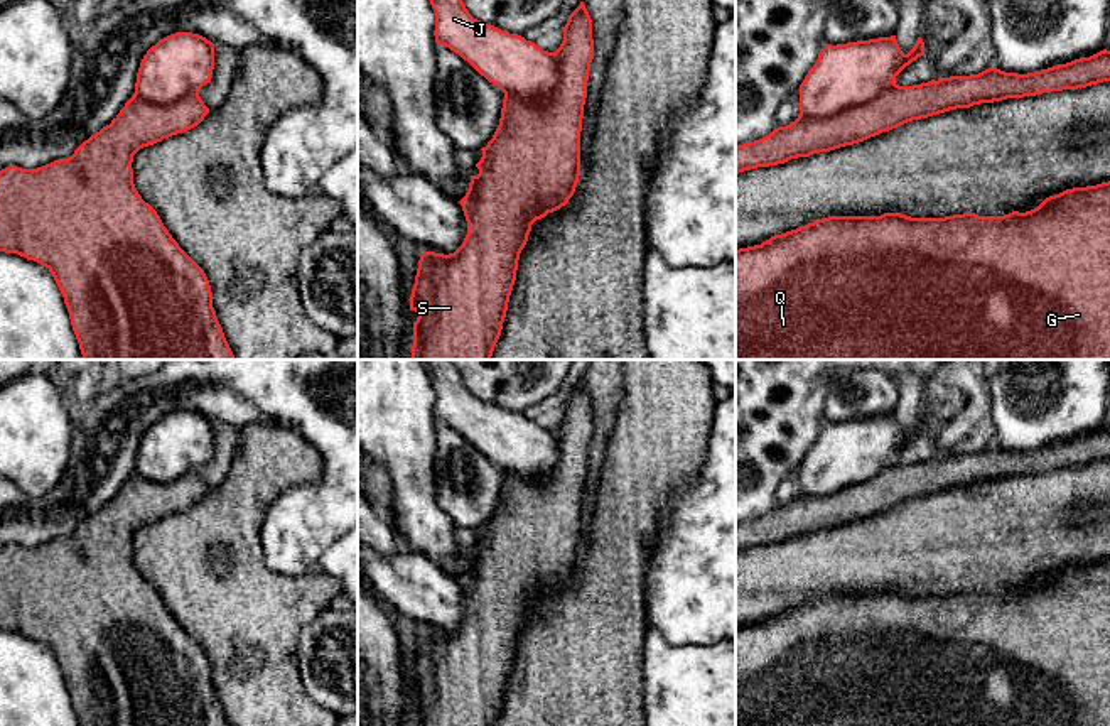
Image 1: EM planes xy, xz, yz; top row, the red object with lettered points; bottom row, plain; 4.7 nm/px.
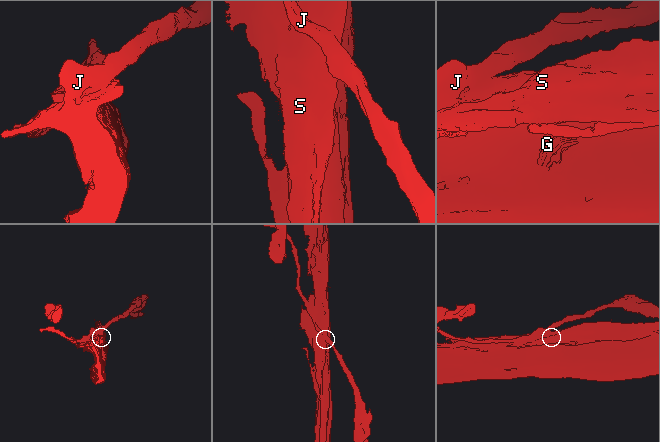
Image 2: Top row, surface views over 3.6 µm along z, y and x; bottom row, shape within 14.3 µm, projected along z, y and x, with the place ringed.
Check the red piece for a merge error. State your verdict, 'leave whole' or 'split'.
split

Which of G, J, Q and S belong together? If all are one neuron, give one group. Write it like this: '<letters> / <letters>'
G Q S / J

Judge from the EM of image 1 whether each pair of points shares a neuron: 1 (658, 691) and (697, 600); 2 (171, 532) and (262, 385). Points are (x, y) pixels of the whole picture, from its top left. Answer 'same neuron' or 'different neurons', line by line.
1: different neurons
2: different neurons

